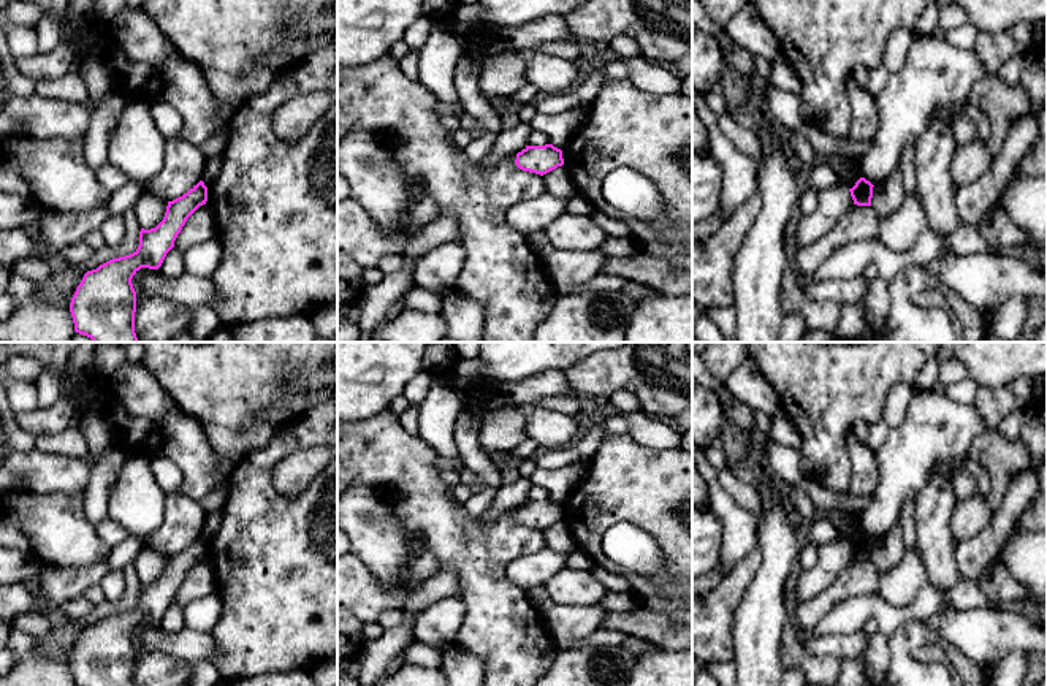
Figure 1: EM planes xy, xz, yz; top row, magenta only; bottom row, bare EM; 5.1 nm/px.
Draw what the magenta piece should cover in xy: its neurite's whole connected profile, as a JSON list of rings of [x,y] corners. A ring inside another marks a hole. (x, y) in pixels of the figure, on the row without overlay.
[[[203,535],[182,551],[168,556],[163,575],[150,585],[141,583],[138,604],[125,612],[112,613],[97,624],[87,626],[78,640],[70,667],[74,686],[135,686],[136,646],[131,634],[141,623],[158,624],[187,574],[207,556],[207,542]]]

